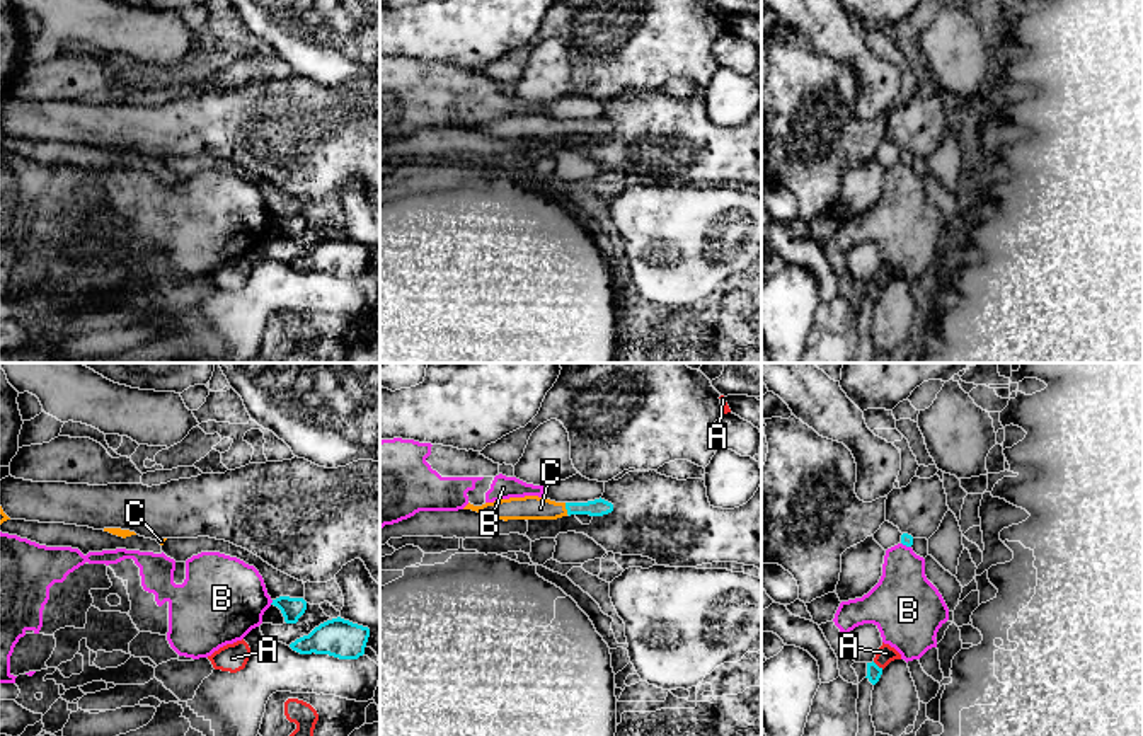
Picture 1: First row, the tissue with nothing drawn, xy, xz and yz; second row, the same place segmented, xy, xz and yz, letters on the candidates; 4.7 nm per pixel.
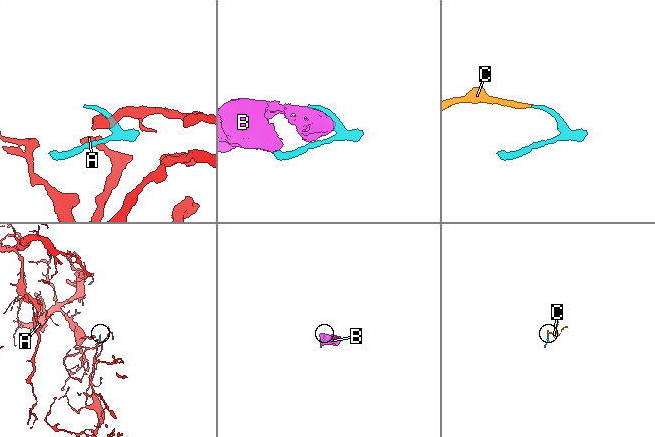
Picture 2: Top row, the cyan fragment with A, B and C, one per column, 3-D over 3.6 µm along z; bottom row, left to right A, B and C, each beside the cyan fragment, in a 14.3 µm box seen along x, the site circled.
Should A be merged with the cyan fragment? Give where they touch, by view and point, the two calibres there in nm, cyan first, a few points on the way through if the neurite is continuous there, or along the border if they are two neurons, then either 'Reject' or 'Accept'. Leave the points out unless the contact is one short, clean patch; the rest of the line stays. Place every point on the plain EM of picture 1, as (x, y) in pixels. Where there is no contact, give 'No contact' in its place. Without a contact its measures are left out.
Touches cyan at yz (876, 283). Thickness 70 nm (cyan) against 80 nm. Boundary: yz (873, 280), (883, 287). Reject

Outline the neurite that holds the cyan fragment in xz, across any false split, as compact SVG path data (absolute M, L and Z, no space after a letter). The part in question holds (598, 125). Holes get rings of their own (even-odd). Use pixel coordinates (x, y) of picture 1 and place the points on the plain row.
M538 114L509 116L482 124L467 123L472 128L494 138L557 138L571 133L603 135L613 129L613 123L605 118L588 121L555 121Z

